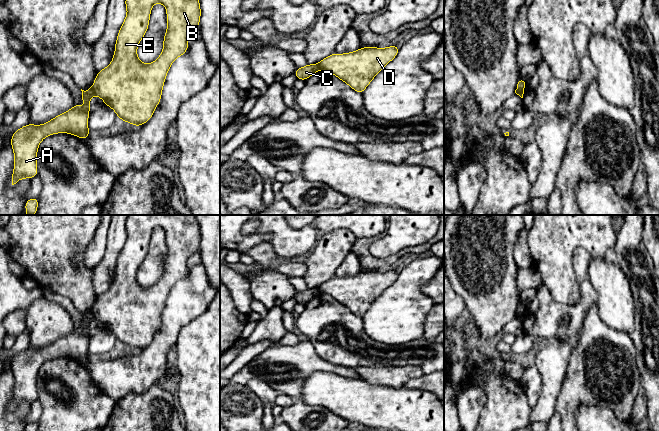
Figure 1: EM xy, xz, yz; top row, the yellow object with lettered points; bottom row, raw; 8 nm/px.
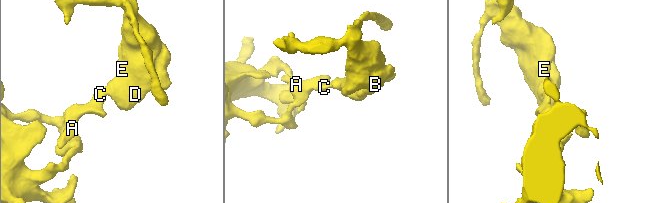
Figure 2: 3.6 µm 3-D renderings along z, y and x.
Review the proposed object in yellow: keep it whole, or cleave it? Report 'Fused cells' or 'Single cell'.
Fused cells

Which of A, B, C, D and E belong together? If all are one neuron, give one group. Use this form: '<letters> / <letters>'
A C / B D E

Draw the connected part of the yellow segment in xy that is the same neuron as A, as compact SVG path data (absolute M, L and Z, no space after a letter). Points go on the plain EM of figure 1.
M91 312L86 315L81 313L81 315L82 324L85 327L83 332L75 327L70 334L44 348L28 347L13 357L11 360L11 371L14 377L12 409L23 402L32 403L38 399L37 375L41 365L47 360L67 357L83 364L89 362L88 337L92 333L90 323L94 316Z

